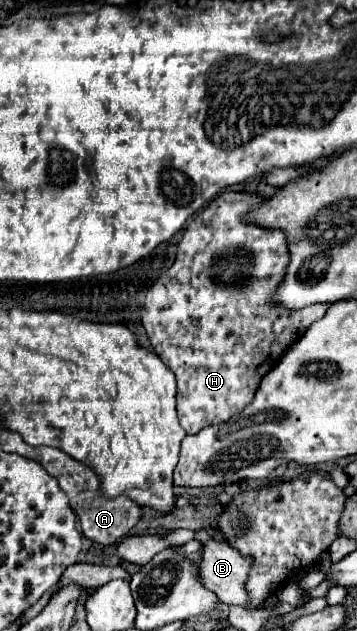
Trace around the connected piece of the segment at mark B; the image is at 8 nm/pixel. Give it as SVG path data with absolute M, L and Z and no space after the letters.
M198 531L196 539L200 539L204 543L204 557L200 561L200 575L202 575L204 585L208 585L208 589L212 589L220 597L220 601L224 601L226 605L238 605L238 607L250 611L252 599L248 595L246 581L248 581L248 575L252 569L252 557L242 555L228 543L218 543L218 541L210 539L206 531Z

